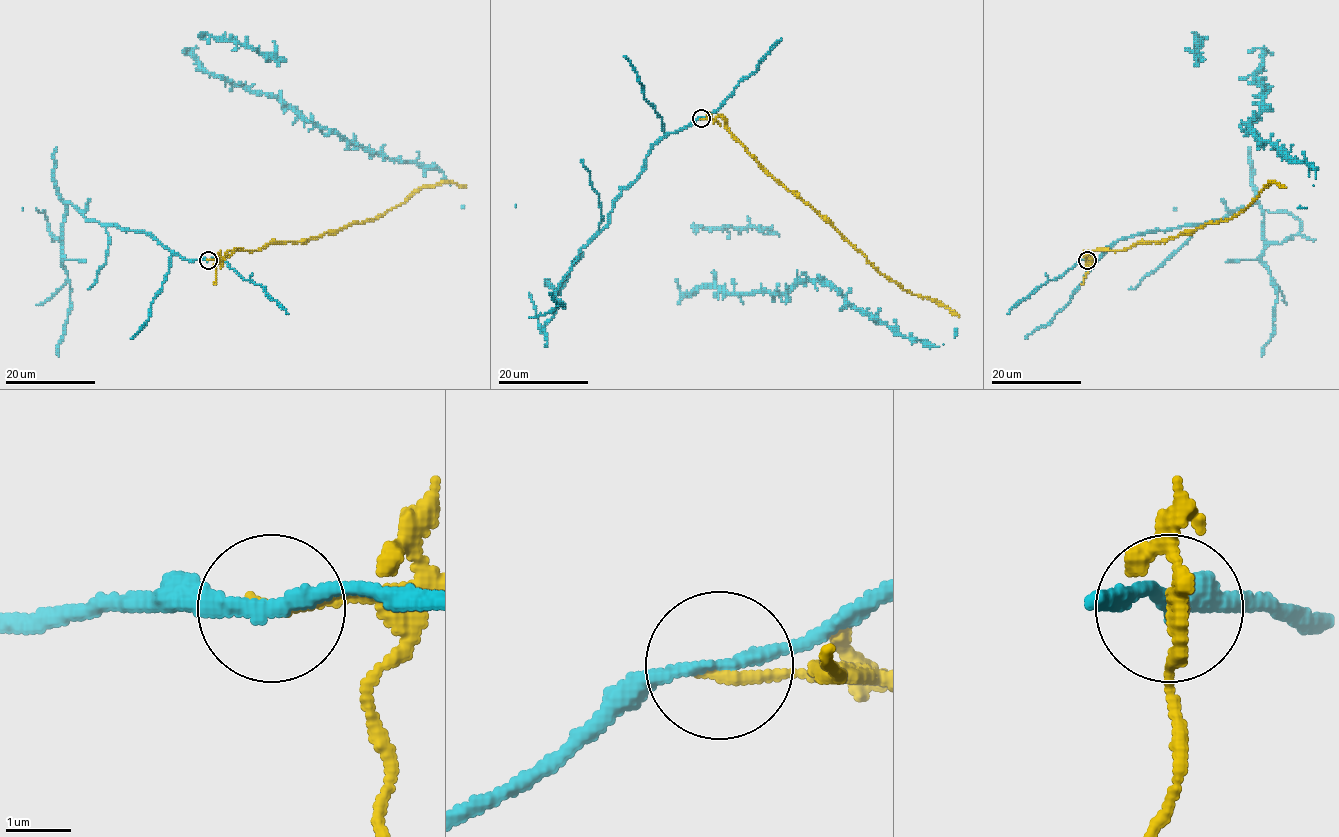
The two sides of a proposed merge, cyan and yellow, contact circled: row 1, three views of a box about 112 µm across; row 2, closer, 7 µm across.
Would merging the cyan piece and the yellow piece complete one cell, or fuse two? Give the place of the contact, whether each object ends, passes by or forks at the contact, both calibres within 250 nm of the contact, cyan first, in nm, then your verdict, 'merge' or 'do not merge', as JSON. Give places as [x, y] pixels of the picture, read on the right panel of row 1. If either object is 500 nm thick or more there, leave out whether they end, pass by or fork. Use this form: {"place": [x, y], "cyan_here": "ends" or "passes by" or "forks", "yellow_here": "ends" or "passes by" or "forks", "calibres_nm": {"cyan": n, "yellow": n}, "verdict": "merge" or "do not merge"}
{"place": [1087, 260], "cyan_here": "passes by", "yellow_here": "ends", "calibres_nm": {"cyan": 200, "yellow": 170}, "verdict": "do not merge"}

